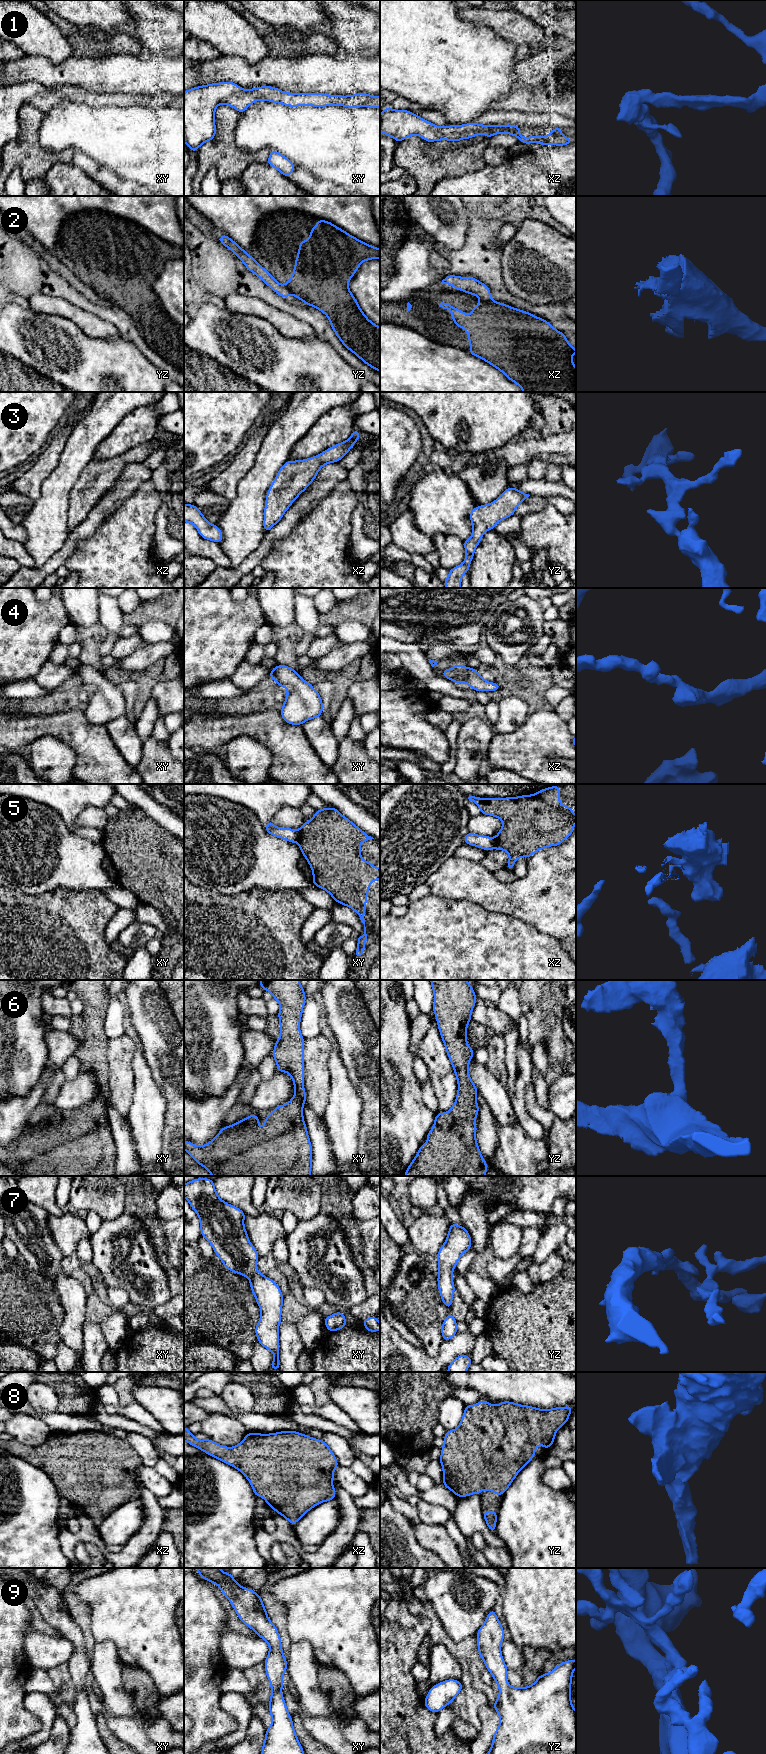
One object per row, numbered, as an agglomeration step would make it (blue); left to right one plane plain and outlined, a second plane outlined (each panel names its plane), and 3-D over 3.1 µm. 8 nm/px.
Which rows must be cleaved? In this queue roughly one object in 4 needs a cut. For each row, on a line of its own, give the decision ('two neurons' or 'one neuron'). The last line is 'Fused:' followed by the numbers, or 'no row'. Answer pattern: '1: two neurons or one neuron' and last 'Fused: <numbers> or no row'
1: one neuron
2: two neurons
3: one neuron
4: one neuron
5: two neurons
6: one neuron
7: one neuron
8: one neuron
9: one neuron
Fused: 2, 5

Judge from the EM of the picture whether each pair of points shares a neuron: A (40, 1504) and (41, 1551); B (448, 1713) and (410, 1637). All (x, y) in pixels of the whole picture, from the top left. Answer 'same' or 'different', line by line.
A: same
B: different

